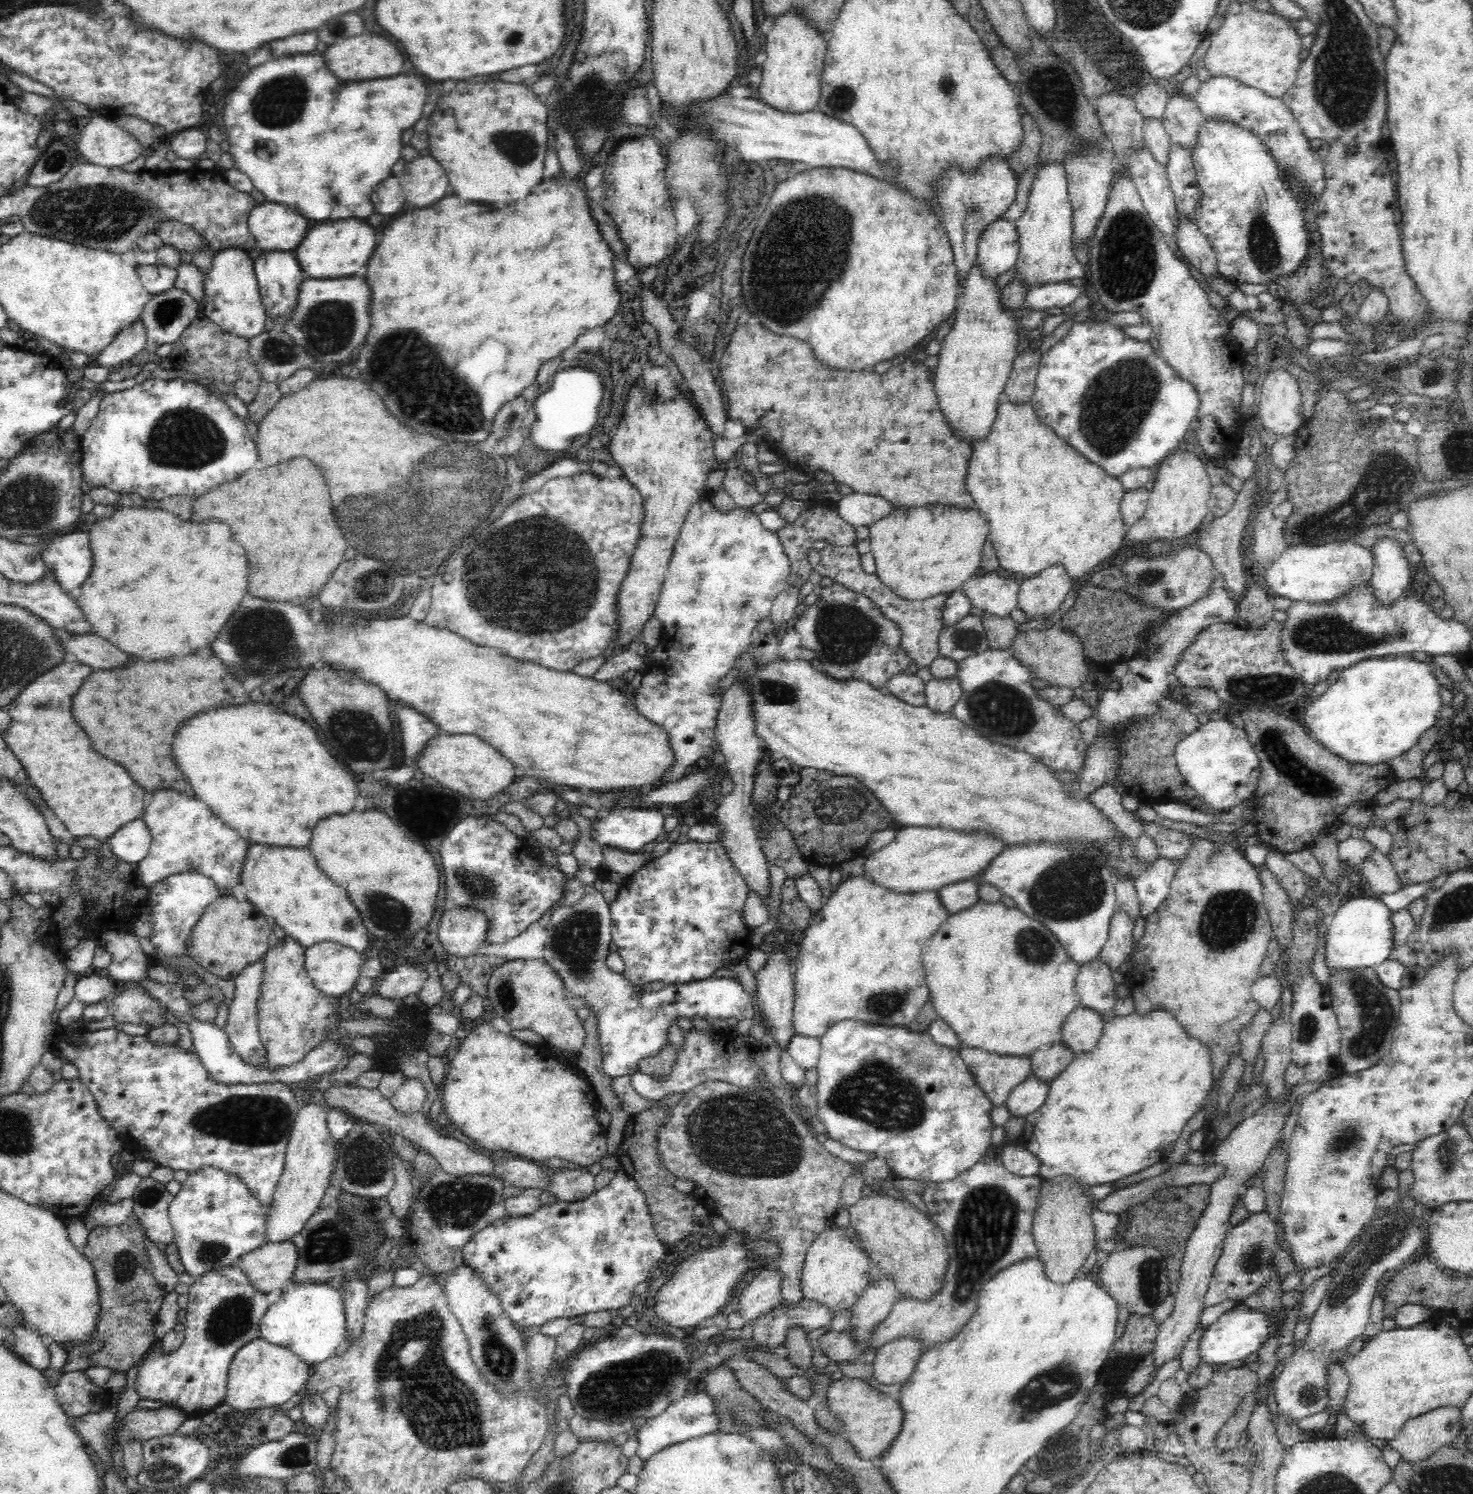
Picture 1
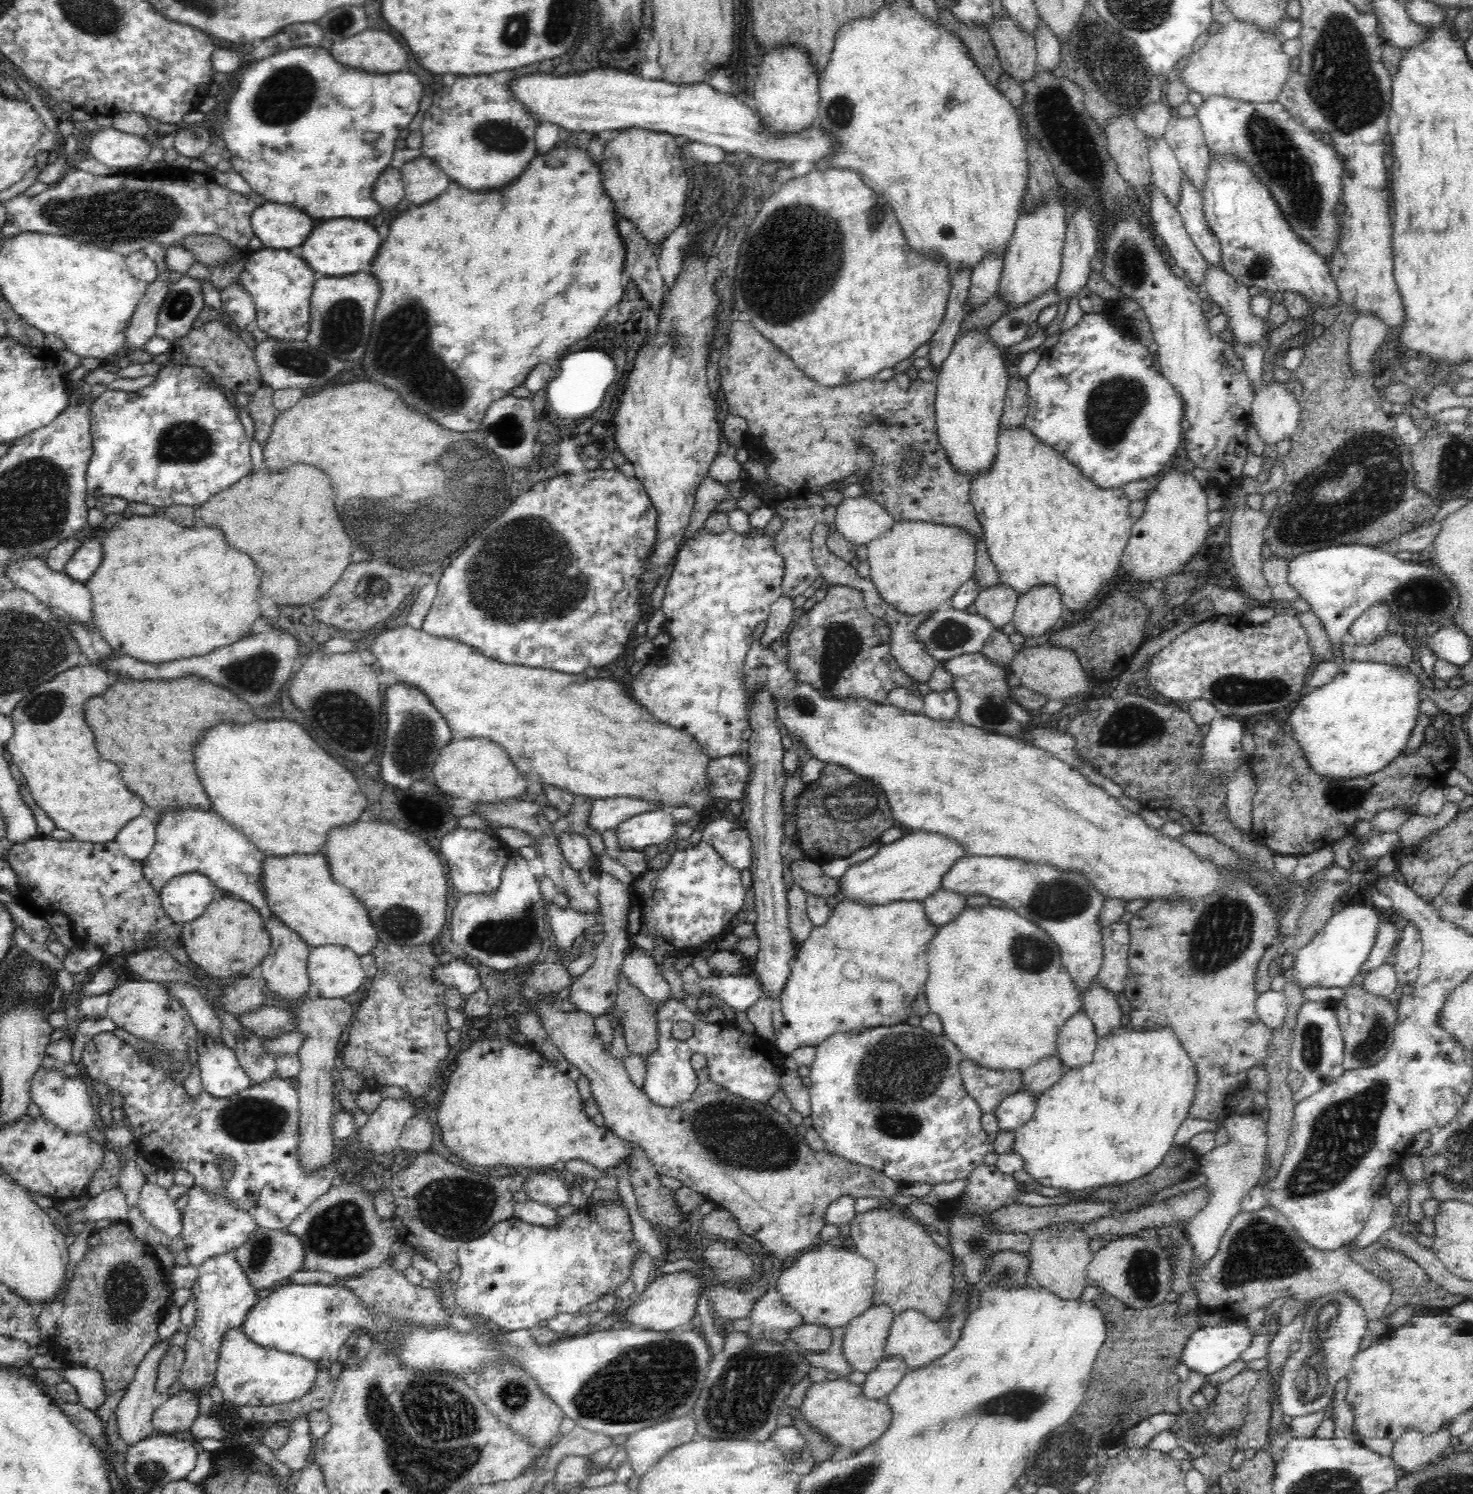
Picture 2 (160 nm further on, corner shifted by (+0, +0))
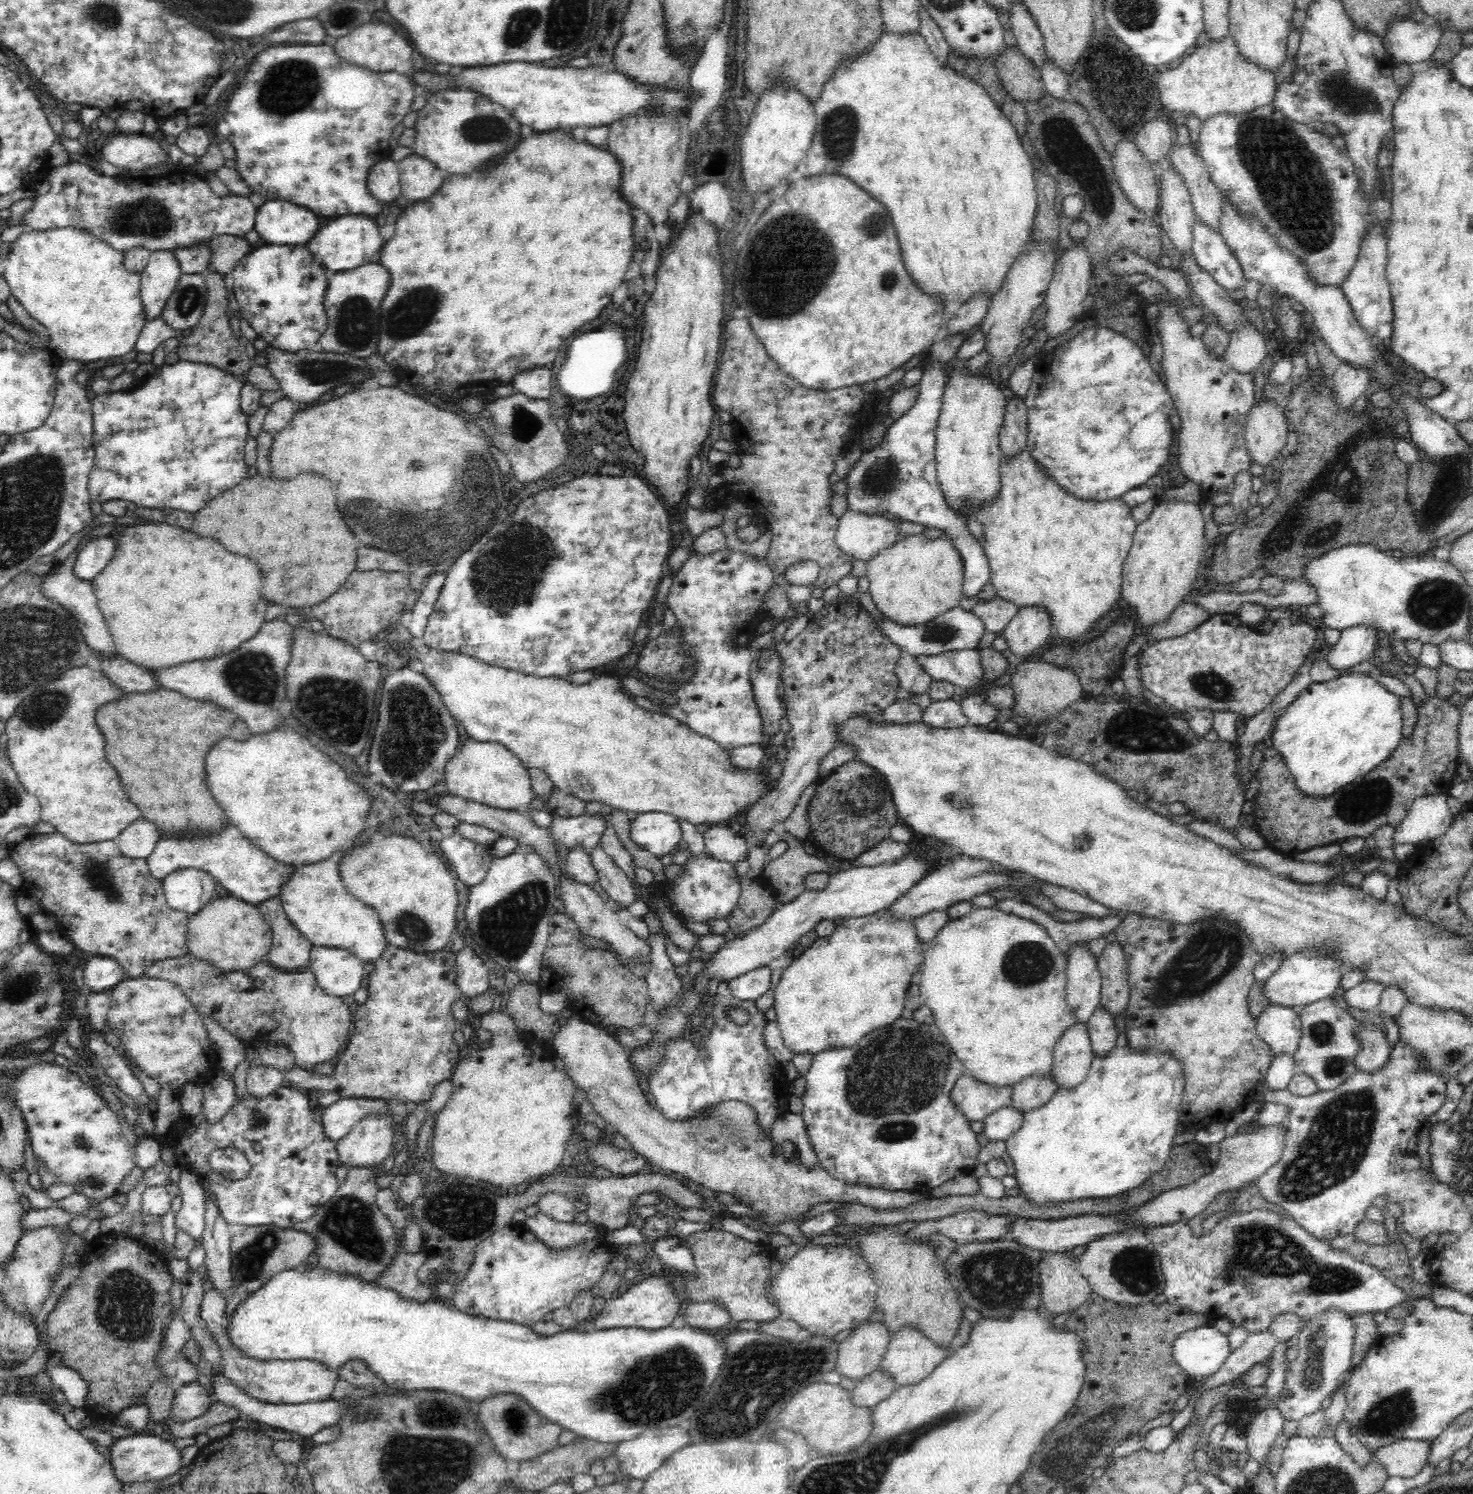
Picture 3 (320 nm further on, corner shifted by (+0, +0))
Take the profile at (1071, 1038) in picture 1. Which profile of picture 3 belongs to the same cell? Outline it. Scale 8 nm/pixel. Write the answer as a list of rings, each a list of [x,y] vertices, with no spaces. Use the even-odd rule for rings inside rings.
[[[1076,1023],[1058,1040],[1052,1050],[1053,1064],[1050,1073],[1057,1090],[1080,1086],[1089,1074],[1095,1058],[1091,1050],[1087,1026],[1082,1023]]]

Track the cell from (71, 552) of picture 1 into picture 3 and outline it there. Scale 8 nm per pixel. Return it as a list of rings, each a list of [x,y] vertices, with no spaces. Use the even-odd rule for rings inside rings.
[[[103,536],[89,540],[78,554],[74,566],[74,575],[82,581],[96,579],[101,570],[112,562],[112,554],[116,552],[116,540],[111,536]]]

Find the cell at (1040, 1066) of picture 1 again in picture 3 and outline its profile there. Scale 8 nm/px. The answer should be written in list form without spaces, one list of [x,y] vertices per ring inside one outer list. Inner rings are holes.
[[[1052,1075],[1028,1077],[1012,1087],[1011,1107],[1024,1114],[1048,1104],[1056,1092]]]

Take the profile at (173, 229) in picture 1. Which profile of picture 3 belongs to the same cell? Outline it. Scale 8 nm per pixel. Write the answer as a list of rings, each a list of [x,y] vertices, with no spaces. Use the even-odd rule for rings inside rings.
[[[223,234],[206,242],[211,250],[210,268],[220,274],[230,276],[241,258],[250,253],[250,243],[244,237]]]

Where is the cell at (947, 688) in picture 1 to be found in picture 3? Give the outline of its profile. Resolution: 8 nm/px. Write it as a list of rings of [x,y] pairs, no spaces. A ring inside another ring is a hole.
[[[956,698],[931,703],[923,710],[923,722],[936,729],[956,729],[969,724]]]

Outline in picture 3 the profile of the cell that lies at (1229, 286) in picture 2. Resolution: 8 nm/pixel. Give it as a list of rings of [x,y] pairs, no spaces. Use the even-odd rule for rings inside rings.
[[[1252,323],[1231,332],[1230,346],[1222,356],[1240,374],[1252,374],[1268,353],[1264,337]]]

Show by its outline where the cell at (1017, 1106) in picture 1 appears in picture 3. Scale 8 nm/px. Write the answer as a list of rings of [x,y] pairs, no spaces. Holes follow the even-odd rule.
[[[1001,1107],[982,1121],[982,1134],[988,1143],[1005,1141],[1020,1130],[1022,1121],[1023,1114],[1019,1110],[1014,1107]]]

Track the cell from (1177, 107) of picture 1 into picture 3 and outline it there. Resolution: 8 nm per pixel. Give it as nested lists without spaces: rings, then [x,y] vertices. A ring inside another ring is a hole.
[[[1174,141],[1170,152],[1170,163],[1185,178],[1196,219],[1220,235],[1222,198],[1216,185],[1210,179],[1210,173],[1206,169],[1201,155],[1194,153],[1192,144],[1181,146]]]

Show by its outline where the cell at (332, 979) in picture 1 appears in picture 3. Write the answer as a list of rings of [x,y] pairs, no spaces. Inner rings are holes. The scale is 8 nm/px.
[[[312,947],[308,968],[326,994],[352,996],[367,975],[364,963],[340,947]]]

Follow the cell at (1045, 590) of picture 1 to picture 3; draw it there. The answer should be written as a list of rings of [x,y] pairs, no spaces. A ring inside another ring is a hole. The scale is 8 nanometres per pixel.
[[[1044,606],[1022,607],[1018,614],[1000,634],[1007,643],[1007,649],[1017,657],[1026,658],[1035,650],[1048,645],[1051,635],[1051,616]]]

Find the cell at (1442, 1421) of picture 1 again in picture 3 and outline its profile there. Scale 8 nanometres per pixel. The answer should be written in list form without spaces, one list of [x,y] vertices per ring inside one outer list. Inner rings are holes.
[[[1400,1439],[1381,1446],[1373,1453],[1376,1462],[1387,1470],[1387,1476],[1412,1478],[1426,1465],[1430,1441]]]

